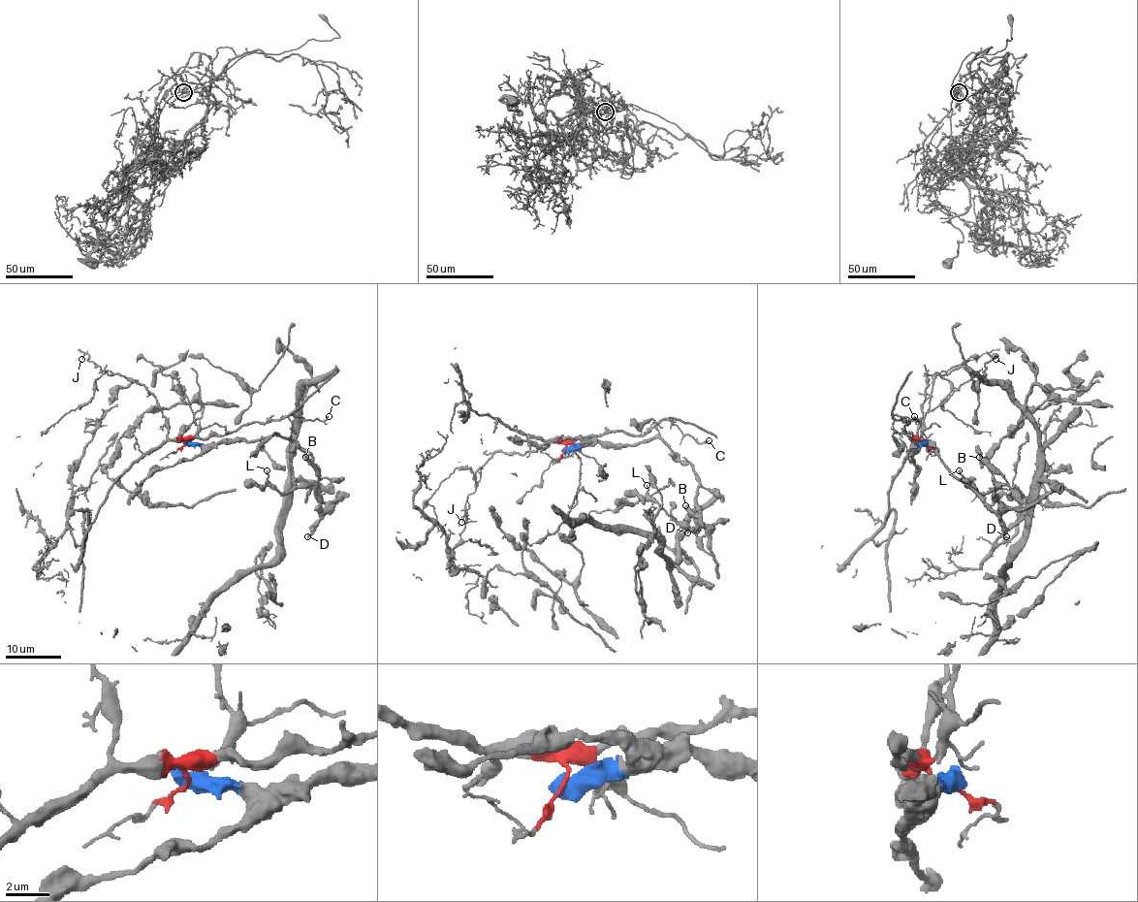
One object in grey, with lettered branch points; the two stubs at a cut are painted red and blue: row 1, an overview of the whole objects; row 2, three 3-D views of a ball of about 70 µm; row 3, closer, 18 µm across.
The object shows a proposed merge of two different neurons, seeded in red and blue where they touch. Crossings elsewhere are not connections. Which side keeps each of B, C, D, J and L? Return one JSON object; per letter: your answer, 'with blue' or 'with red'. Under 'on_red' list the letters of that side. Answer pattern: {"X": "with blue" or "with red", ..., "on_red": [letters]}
{"B": "with blue", "C": "with red", "D": "with blue", "J": "with red", "L": "with blue", "on_red": ["C", "J"]}

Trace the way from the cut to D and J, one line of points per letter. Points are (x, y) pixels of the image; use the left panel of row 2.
D: (186, 444), (216, 445), (288, 436), (311, 457), (318, 477), (320, 518), (307, 537)
J: (186, 444), (168, 436), (159, 403), (142, 385), (101, 371), (87, 359), (87, 353), (81, 359)

